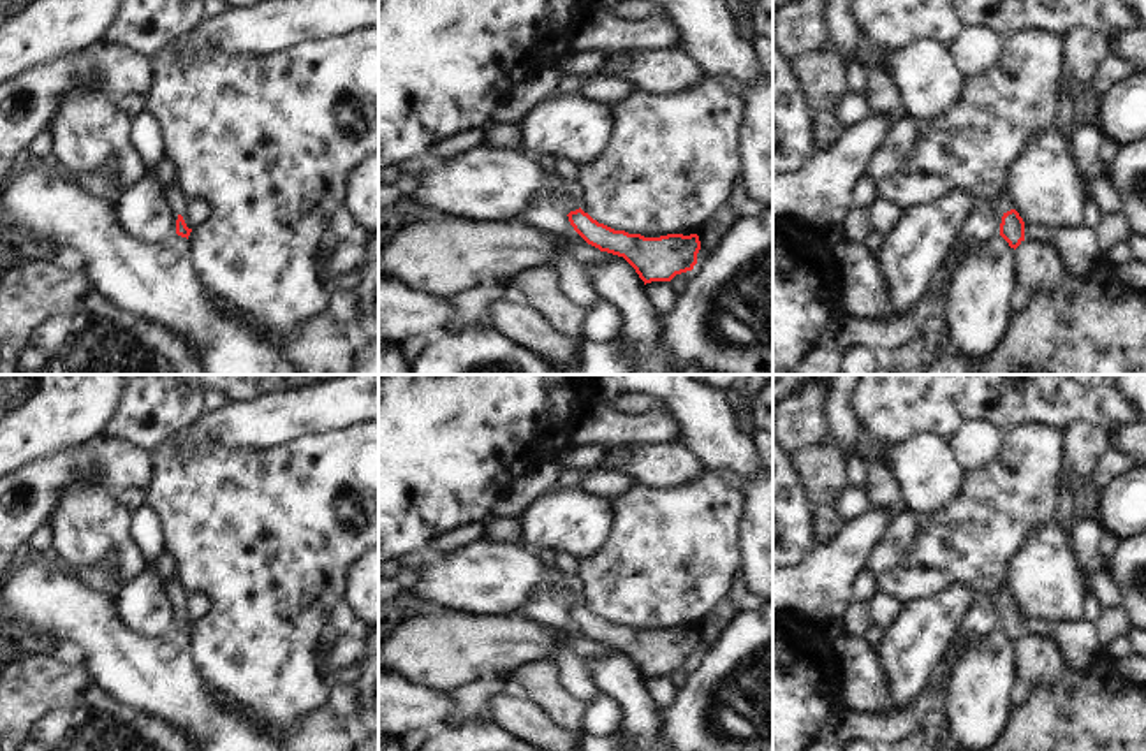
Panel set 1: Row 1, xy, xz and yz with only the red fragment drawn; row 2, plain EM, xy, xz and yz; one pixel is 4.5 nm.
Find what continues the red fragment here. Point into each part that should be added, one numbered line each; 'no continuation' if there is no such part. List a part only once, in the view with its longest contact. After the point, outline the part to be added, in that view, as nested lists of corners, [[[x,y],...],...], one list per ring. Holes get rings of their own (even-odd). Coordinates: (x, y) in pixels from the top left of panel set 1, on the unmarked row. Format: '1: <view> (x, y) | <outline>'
1: yz (1002, 597) | [[[998,587],[995,593],[973,596],[973,602],[996,603],[1000,607],[1007,607],[1007,605],[1014,603],[1014,598],[1012,598],[1009,587]]]

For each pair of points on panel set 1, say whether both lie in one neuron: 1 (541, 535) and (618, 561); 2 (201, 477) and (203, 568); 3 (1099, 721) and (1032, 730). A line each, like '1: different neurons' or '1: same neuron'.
1: different neurons
2: same neuron
3: same neuron

